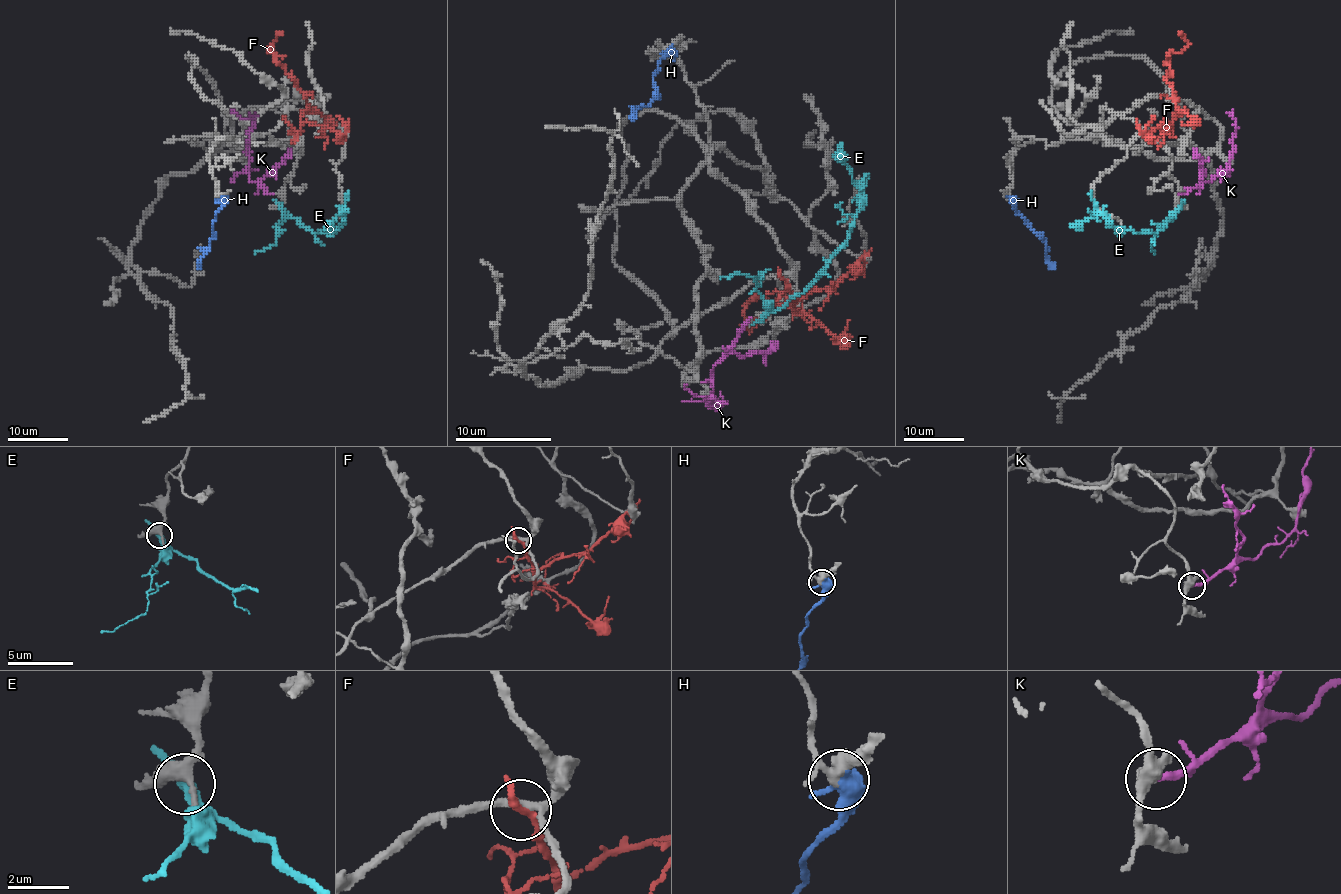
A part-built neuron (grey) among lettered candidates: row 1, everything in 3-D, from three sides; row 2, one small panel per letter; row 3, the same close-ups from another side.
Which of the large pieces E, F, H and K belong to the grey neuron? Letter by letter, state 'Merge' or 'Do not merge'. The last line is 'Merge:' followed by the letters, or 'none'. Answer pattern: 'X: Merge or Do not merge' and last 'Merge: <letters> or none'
E: Do not merge
F: Do not merge
H: Merge
K: Do not merge
Merge: H

